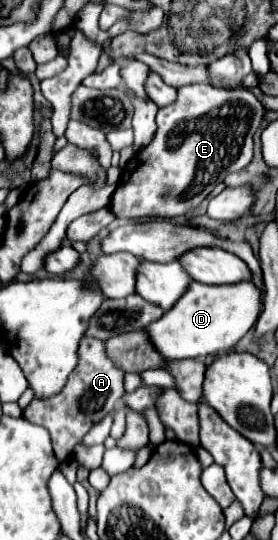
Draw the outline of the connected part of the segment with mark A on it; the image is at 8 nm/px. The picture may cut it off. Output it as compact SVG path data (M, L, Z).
M84 336L80 341L78 358L78 366L70 374L62 392L58 392L52 398L32 400L24 410L26 420L44 426L50 432L54 454L60 462L72 454L72 448L84 438L84 434L92 428L92 424L102 420L124 396L124 386L122 386L124 372L106 356L103 341Z

